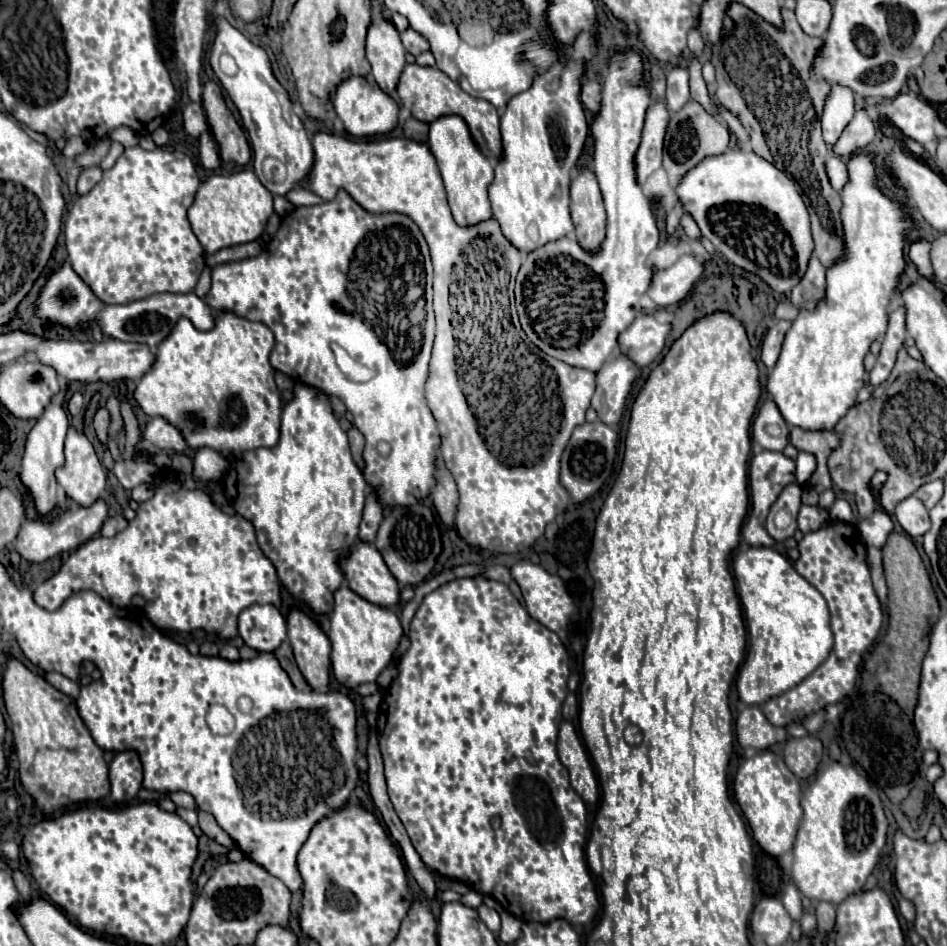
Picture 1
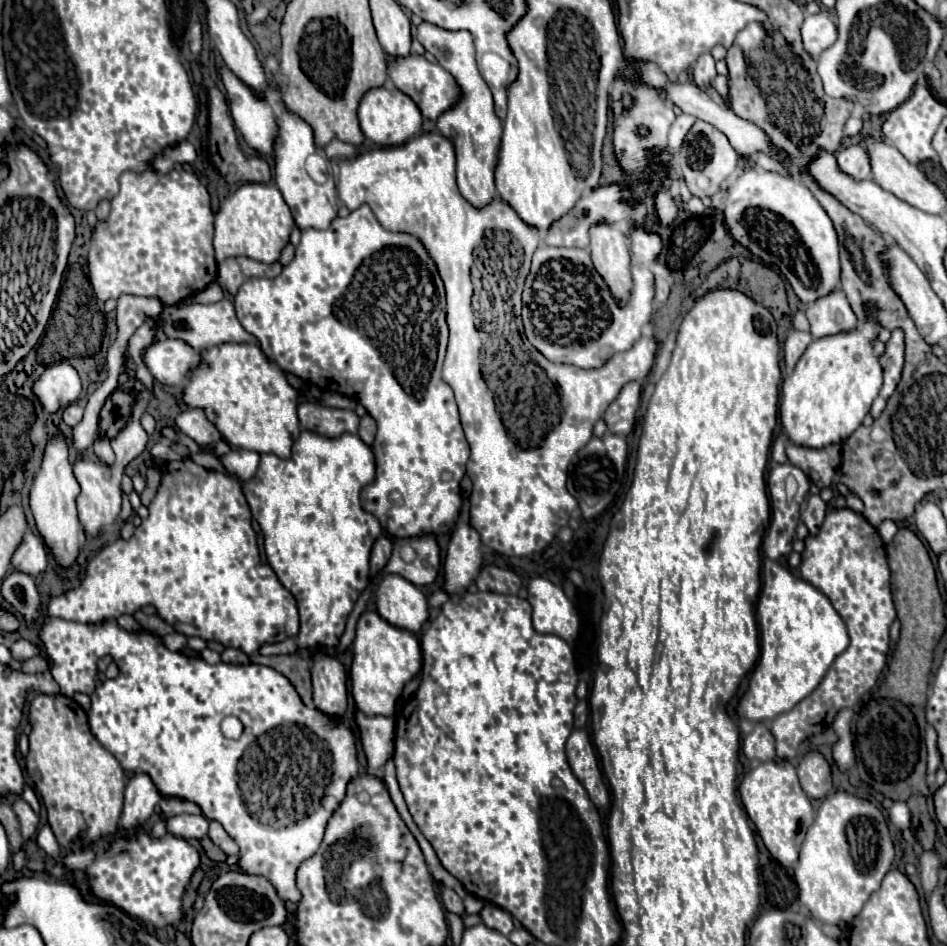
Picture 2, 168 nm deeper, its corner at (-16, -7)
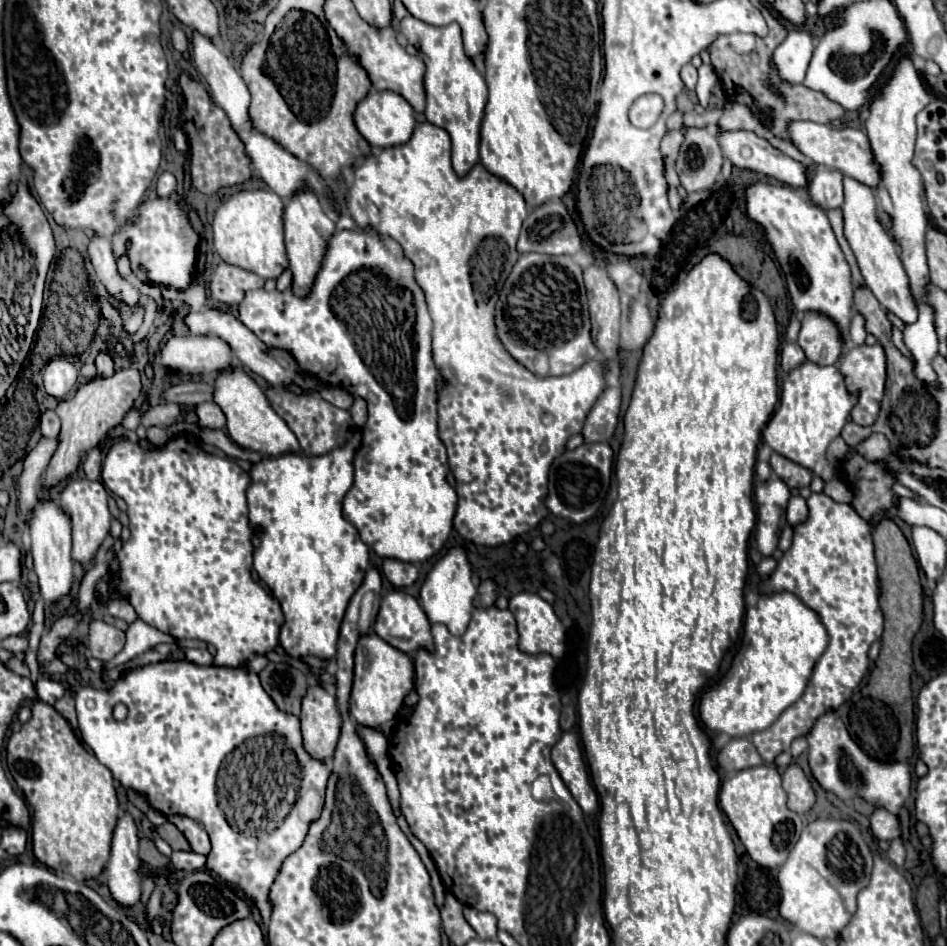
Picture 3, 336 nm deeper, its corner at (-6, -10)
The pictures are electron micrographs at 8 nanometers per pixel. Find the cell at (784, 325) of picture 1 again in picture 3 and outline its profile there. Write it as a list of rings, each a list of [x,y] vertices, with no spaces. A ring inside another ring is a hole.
[[[784,345],[782,347],[782,353],[780,353],[780,367],[782,367],[782,371],[784,373],[788,373],[788,371],[792,371],[794,367],[798,367],[798,365],[802,365],[806,361],[806,355],[804,355],[804,351],[798,347],[798,345]]]

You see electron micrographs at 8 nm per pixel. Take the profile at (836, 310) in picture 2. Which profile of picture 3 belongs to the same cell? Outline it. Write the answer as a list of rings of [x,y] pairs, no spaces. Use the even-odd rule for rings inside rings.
[[[814,311],[804,313],[798,345],[806,353],[806,359],[816,365],[834,365],[844,349],[838,327],[826,315]]]

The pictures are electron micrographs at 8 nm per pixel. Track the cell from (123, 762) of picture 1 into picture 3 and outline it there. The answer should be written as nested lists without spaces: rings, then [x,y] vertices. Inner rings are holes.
[[[124,813],[118,819],[110,861],[106,867],[106,885],[110,895],[122,907],[132,907],[140,901],[142,879],[140,879],[140,857],[138,857],[138,833],[132,815]]]

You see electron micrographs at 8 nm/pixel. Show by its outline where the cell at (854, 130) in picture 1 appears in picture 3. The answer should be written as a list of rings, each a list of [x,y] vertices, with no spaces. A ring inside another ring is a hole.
[[[822,169],[820,173],[816,173],[810,179],[808,185],[808,193],[812,203],[822,209],[822,211],[830,211],[830,209],[838,209],[842,207],[842,173],[836,169]]]

